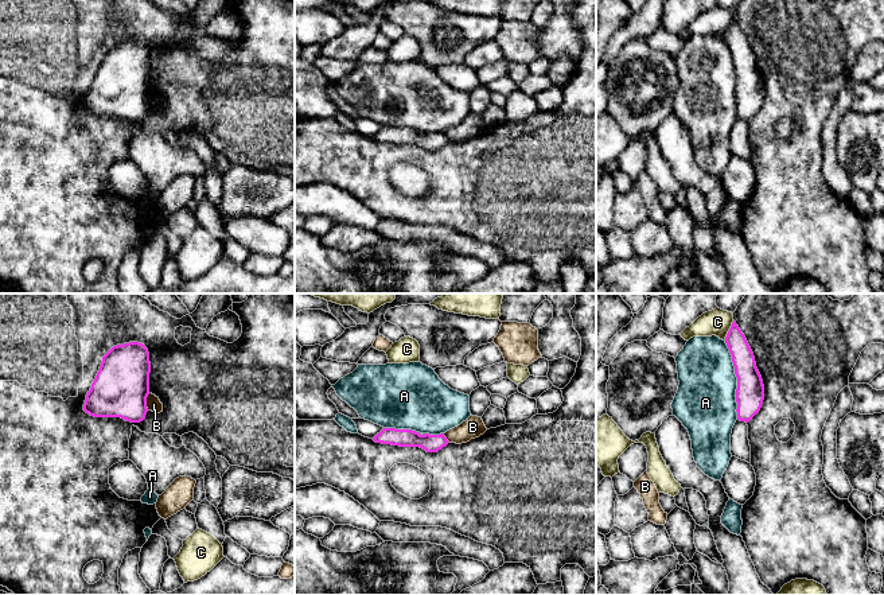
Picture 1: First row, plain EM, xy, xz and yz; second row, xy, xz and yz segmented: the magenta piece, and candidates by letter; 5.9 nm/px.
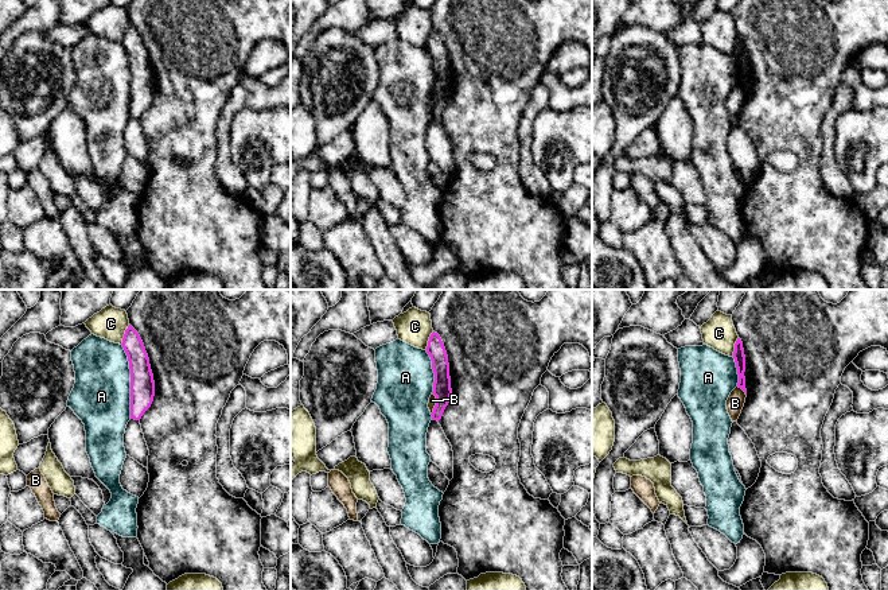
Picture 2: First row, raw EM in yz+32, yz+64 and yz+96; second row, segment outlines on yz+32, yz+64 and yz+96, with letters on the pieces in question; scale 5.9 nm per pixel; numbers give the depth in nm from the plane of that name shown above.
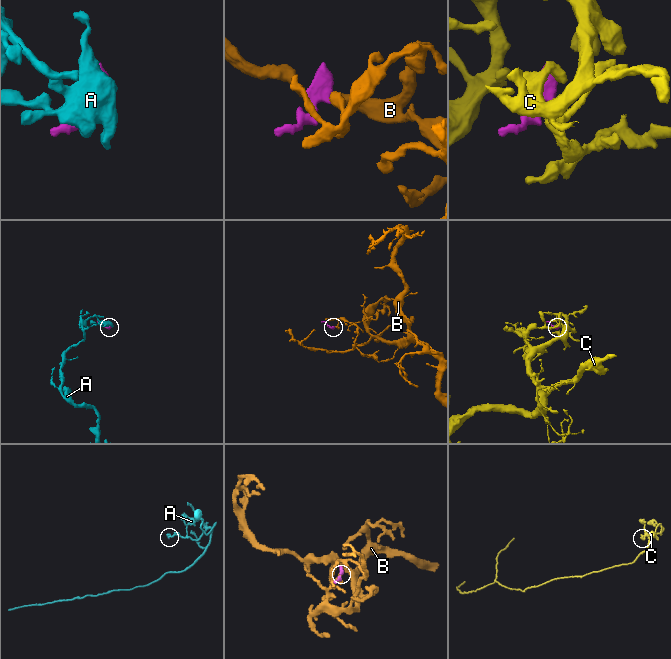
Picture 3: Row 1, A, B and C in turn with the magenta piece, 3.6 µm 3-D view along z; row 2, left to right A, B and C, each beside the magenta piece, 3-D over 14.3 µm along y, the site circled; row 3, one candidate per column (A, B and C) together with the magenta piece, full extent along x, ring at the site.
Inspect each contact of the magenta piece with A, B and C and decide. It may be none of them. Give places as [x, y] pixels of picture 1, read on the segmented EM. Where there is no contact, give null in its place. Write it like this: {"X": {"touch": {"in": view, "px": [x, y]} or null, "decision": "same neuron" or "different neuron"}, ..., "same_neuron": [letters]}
{"A": {"touch": {"in": "yz", "px": [738, 380]}, "decision": "different neuron"}, "B": {"touch": {"in": "xy", "px": [145, 401]}, "decision": "different neuron"}, "C": {"touch": {"in": "yz", "px": [729, 330]}, "decision": "different neuron"}, "same_neuron": []}

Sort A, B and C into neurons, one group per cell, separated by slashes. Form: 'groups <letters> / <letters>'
groups A / B / C

